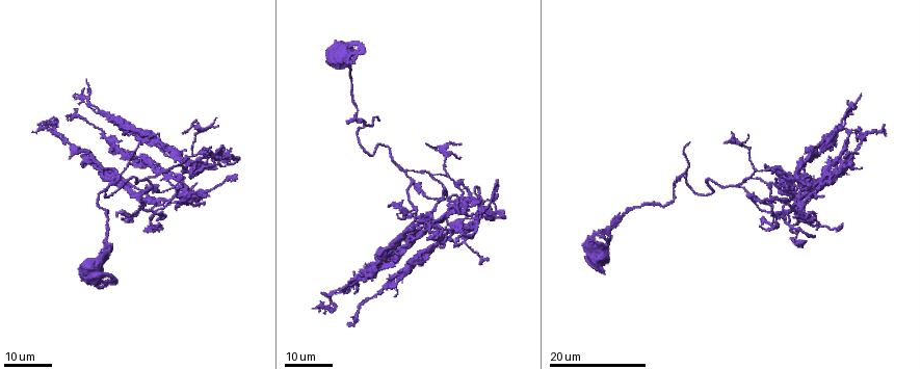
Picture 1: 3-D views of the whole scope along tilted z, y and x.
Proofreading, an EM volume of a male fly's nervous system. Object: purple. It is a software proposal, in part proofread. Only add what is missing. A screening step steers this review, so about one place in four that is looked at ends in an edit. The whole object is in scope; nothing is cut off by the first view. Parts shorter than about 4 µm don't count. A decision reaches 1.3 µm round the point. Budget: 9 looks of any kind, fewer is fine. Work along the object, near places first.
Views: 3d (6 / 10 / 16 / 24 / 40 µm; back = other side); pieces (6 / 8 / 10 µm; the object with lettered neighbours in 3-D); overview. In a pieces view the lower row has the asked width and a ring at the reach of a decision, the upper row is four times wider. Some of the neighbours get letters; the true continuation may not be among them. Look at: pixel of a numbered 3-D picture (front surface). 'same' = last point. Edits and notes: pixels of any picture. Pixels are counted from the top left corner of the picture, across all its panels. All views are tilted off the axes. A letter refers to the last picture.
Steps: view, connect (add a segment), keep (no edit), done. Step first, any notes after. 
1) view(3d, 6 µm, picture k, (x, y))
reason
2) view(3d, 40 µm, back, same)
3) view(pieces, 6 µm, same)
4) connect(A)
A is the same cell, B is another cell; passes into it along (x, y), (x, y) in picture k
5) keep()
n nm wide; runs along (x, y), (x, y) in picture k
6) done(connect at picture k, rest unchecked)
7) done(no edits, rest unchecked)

view(3d, 24 µm, picture 1, (481, 202))
free end

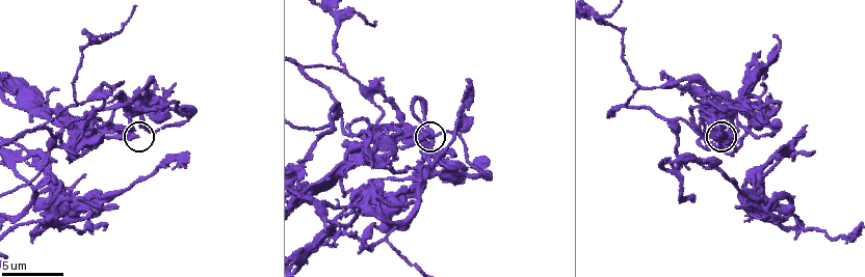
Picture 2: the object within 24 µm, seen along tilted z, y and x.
view(pieces, 8 µm, picture 2, (137, 138))
see the neighbours

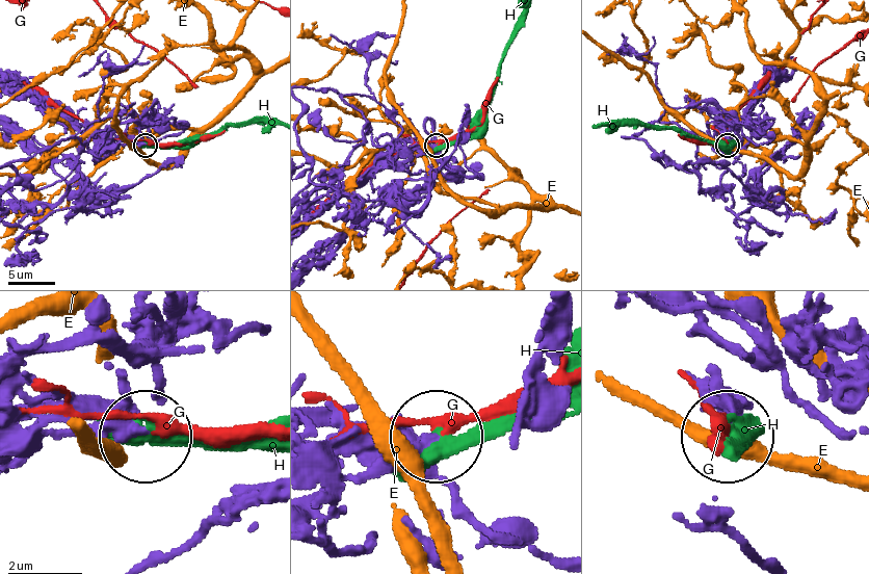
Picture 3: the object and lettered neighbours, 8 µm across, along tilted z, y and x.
keep()
E, G and H are other cells; runs along (317, 90), (339, 93), (360, 111), (380, 144), (436, 145) in picture 3; none of them fits

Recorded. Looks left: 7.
view(pieces, 10 µm, picture 2, (135, 9))
tapers out

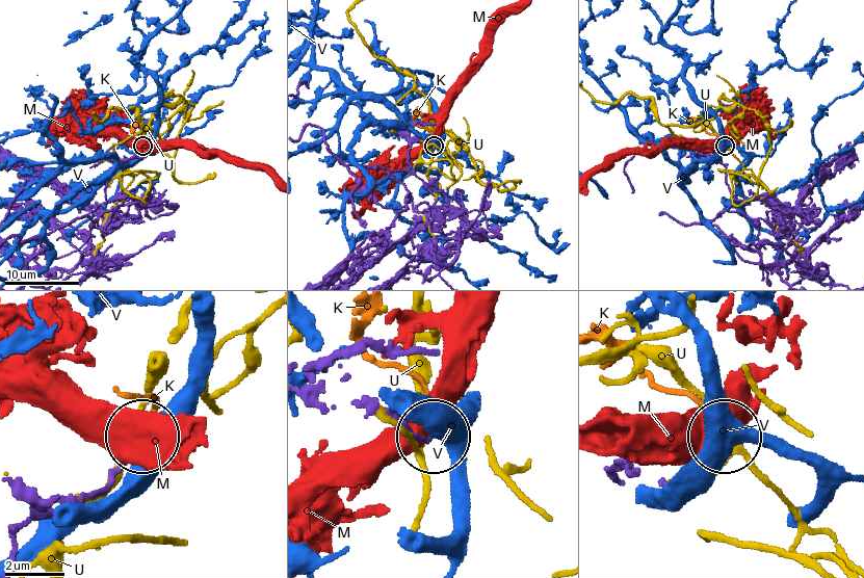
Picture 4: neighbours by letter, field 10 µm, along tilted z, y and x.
connect(K)
K is the same cell, M, U and V are other cells; it goes on there

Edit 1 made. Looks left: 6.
view(overview)
redraw

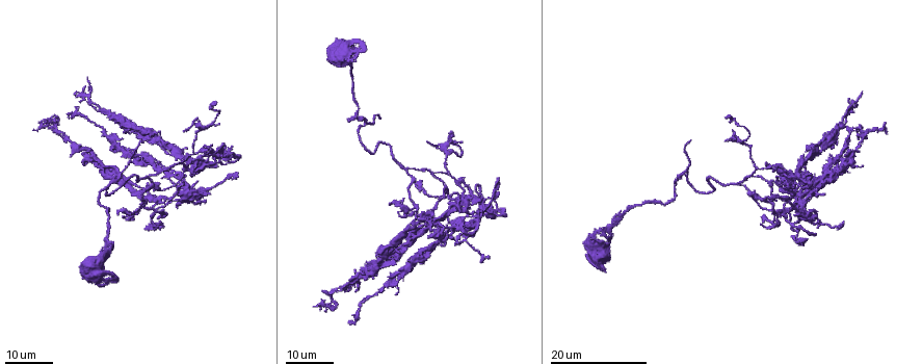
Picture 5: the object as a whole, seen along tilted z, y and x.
view(3d, 16 µm, picture 5, (802, 156))
branch stops here

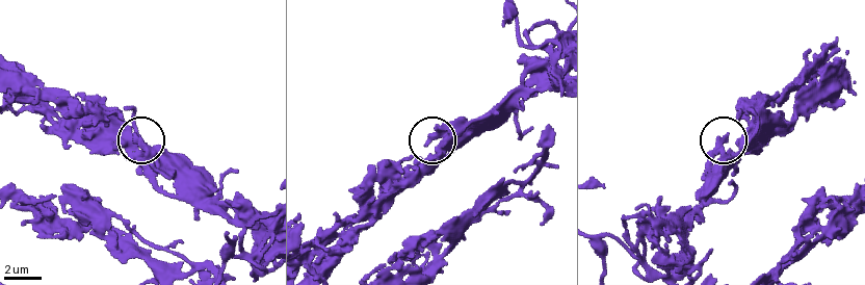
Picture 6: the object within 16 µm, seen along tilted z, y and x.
view(pieces, 6 µm, picture 6, (424, 142))

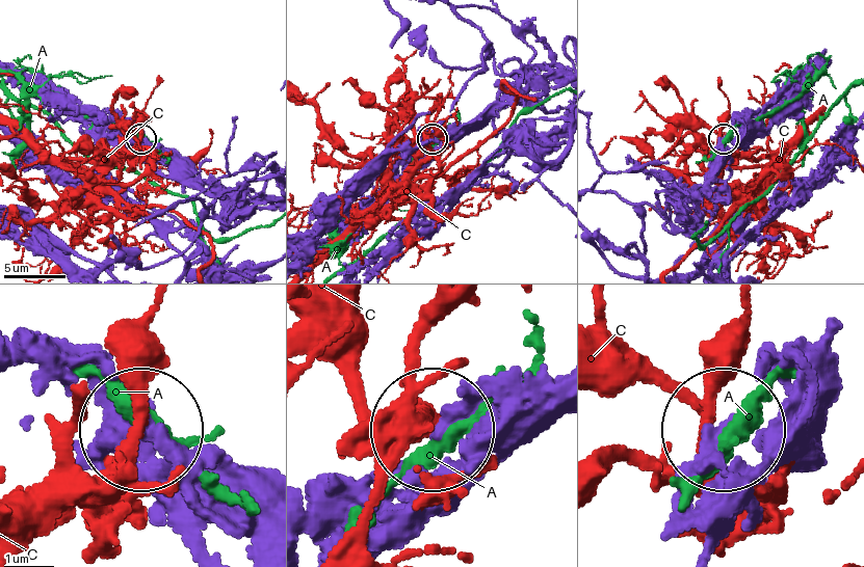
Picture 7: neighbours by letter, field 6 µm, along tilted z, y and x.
keep()
A and C are other cells; runs along (540, 393), (481, 405), (442, 430) in picture 7; no lettered segment goes on from it

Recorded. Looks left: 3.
view(3d, 24 µm, picture 5, (84, 87))
an open end

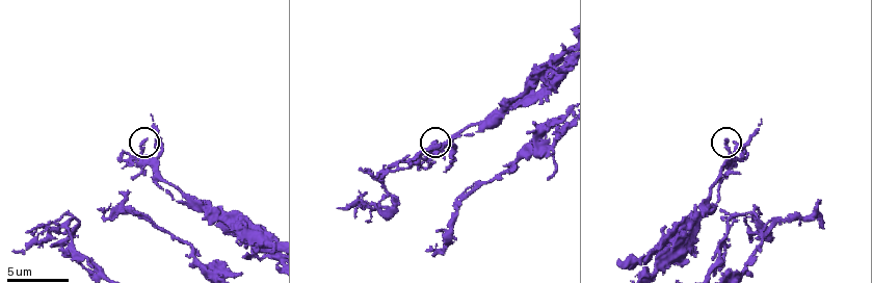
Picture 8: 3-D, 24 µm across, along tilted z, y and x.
view(pieces, 10 µm, picture 8, (727, 139))

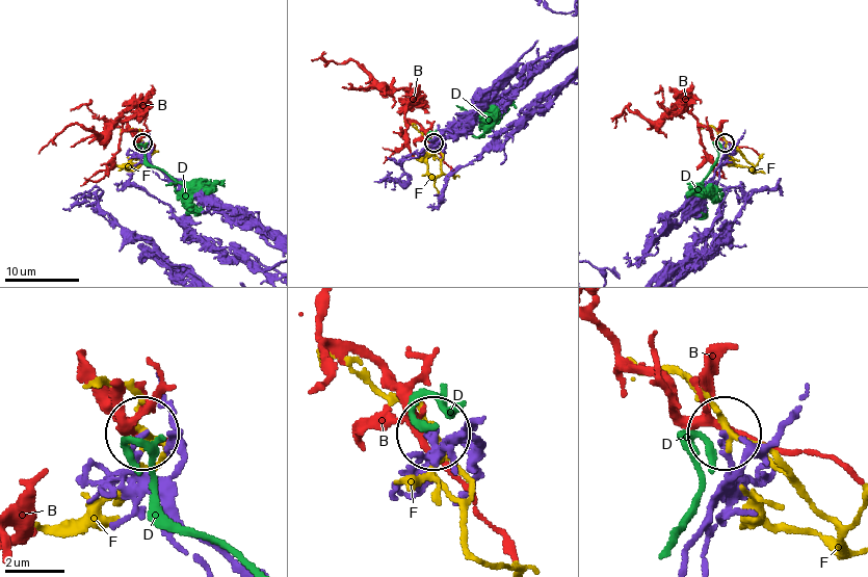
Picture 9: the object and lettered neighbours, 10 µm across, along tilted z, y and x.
keep()
170 nm wide; B, D and F are other cells; no lettered segment goes on from it

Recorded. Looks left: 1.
done(connect at picture 4, rest unchecked)

